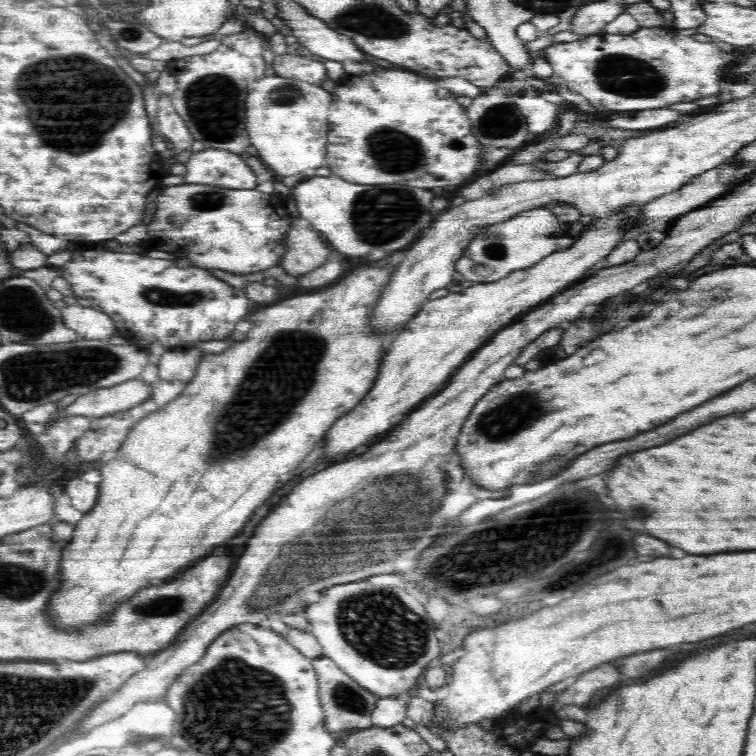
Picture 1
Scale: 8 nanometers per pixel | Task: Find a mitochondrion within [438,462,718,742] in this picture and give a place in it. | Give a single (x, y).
(638, 512)

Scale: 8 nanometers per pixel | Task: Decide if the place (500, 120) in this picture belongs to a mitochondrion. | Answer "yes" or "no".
yes

